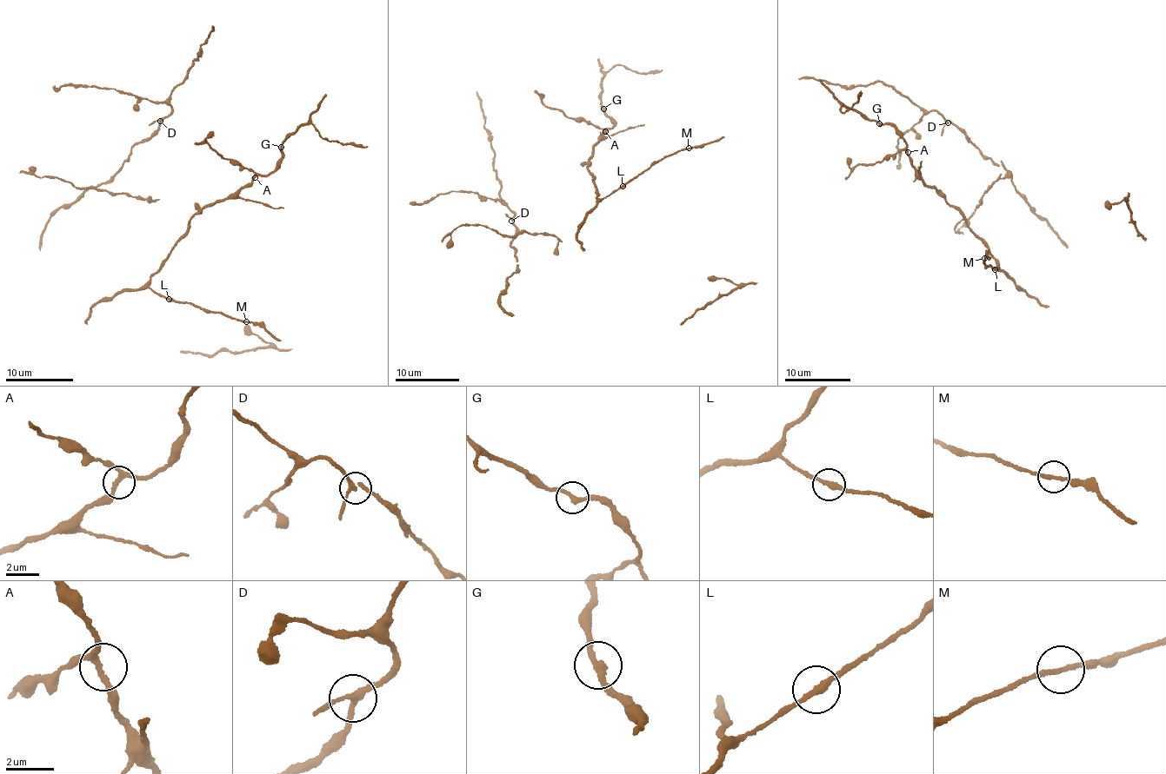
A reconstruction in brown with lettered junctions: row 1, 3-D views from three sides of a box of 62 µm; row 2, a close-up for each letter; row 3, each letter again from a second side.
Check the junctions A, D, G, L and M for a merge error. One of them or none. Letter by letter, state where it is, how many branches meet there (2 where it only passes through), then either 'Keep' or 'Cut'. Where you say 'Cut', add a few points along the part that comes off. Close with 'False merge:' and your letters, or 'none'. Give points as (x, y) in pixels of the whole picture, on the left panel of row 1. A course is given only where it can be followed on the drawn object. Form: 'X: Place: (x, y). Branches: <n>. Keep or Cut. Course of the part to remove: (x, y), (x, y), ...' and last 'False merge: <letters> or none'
A: Place: (255, 177). Branches: 3. Keep
D: Place: (160, 121). Branches: 3. Keep
G: Place: (281, 147). Branches: 2. Keep
L: Place: (169, 299). Branches: 2. Keep
M: Place: (246, 321). Branches: 2. Keep
False merge: none

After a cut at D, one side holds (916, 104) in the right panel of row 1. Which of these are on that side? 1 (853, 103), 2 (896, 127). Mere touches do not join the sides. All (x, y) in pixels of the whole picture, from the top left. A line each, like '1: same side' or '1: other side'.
1: other side
2: other side

